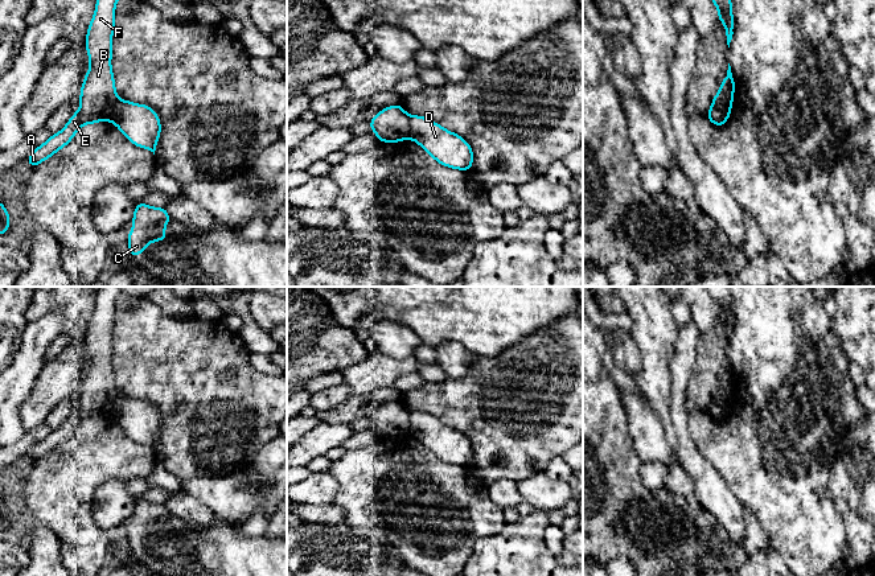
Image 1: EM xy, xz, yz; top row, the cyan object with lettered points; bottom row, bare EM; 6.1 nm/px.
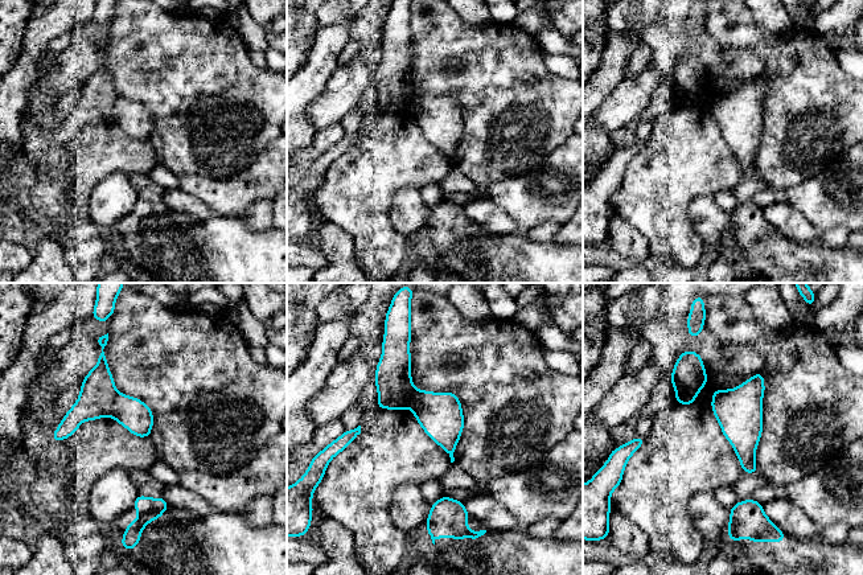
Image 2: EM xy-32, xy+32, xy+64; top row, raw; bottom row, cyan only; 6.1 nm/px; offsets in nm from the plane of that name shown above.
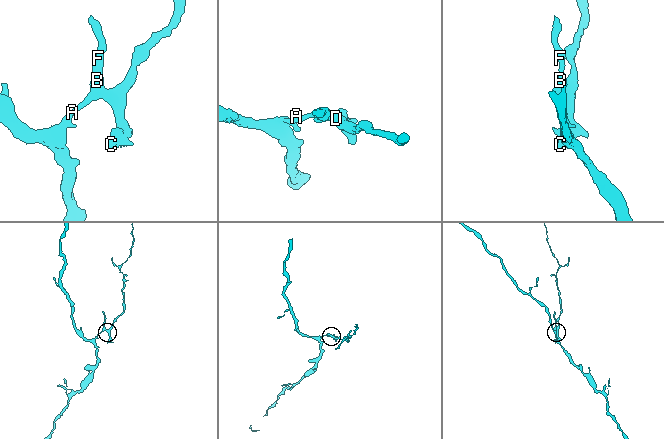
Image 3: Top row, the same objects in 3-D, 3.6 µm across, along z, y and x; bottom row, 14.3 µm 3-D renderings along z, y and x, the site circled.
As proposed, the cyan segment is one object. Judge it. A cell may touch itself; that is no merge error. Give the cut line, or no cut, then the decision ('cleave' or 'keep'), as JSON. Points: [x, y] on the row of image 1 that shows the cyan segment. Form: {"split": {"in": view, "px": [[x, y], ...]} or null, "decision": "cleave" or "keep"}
{"split": {"in": "xy", "px": [[119, 99], [110, 120]]}, "decision": "cleave"}

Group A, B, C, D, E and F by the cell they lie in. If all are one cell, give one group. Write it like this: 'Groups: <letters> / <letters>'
Groups: A B E F / C D

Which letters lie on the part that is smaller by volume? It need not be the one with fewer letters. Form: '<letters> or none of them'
C, D

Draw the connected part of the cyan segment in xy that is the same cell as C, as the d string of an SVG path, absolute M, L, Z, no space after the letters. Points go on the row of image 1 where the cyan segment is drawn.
M143 202L137 203L132 217L133 227L128 231L128 248L135 259L143 254L151 242L160 242L169 238L164 227L171 221L165 207L152 207Z

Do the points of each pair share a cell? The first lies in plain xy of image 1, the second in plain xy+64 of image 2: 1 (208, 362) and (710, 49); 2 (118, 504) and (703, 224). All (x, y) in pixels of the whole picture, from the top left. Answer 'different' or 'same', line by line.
1: different
2: same

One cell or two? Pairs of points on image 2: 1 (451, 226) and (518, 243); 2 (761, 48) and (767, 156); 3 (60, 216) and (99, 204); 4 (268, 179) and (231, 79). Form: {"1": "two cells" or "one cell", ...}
{"1": "one cell", "2": "one cell", "3": "two cells", "4": "two cells"}

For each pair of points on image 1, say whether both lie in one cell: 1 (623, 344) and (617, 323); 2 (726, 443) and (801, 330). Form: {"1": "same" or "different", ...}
{"1": "different", "2": "same"}

